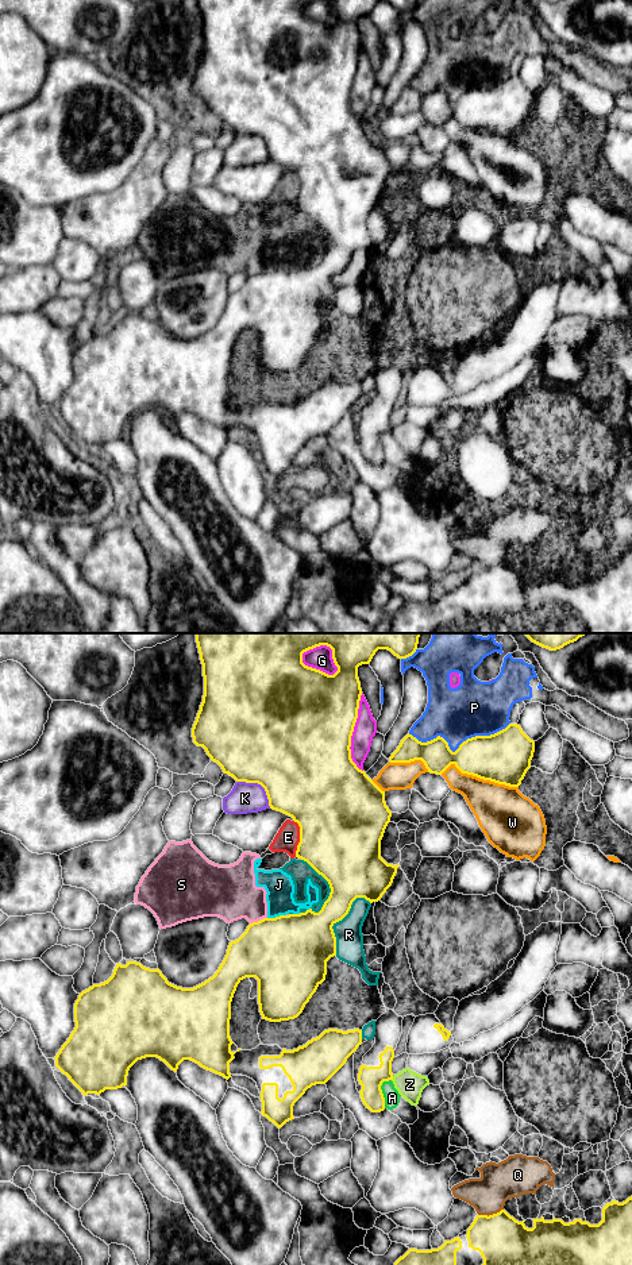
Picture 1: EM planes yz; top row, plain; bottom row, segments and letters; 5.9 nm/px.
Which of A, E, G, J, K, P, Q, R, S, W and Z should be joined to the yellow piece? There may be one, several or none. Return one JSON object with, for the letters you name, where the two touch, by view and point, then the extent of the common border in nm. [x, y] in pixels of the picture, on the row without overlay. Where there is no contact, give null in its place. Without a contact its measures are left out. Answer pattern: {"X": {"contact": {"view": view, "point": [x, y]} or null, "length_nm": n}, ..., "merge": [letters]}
{"merge": []}

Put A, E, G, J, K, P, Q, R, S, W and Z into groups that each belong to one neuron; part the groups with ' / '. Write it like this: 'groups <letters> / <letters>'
groups A / E J P Q R S Z / G / K / W

